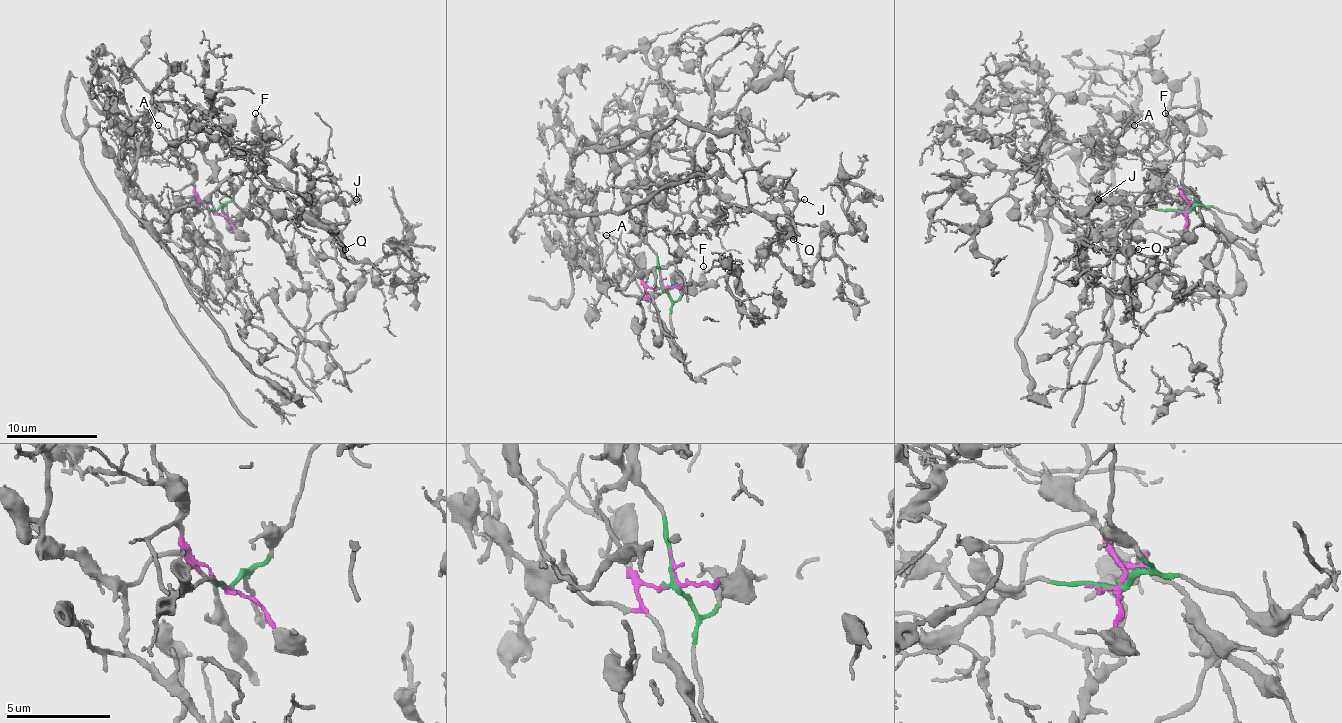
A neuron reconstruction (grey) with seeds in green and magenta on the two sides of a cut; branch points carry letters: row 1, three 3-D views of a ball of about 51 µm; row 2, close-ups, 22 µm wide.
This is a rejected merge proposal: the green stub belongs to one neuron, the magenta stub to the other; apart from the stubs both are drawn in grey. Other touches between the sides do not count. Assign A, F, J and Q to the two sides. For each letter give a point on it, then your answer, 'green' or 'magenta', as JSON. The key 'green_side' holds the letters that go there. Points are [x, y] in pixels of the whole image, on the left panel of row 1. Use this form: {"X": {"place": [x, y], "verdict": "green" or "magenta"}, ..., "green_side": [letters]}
{"A": {"place": [158, 125], "verdict": "magenta"}, "F": {"place": [255, 113], "verdict": "green"}, "J": {"place": [356, 199], "verdict": "green"}, "Q": {"place": [345, 249], "verdict": "green"}, "green_side": ["F", "J", "Q"]}

